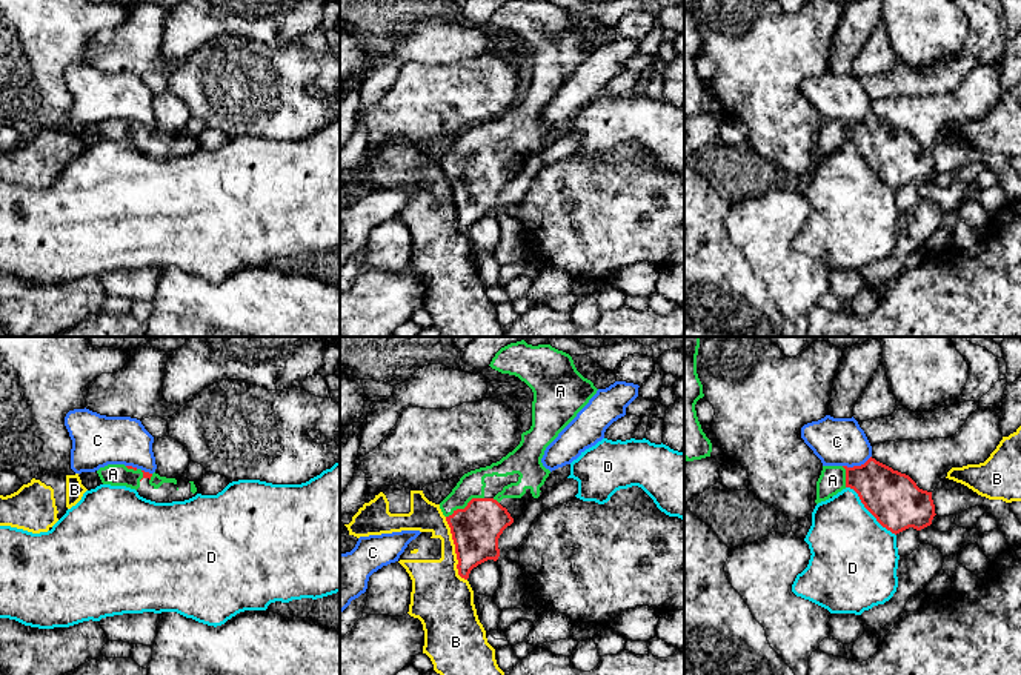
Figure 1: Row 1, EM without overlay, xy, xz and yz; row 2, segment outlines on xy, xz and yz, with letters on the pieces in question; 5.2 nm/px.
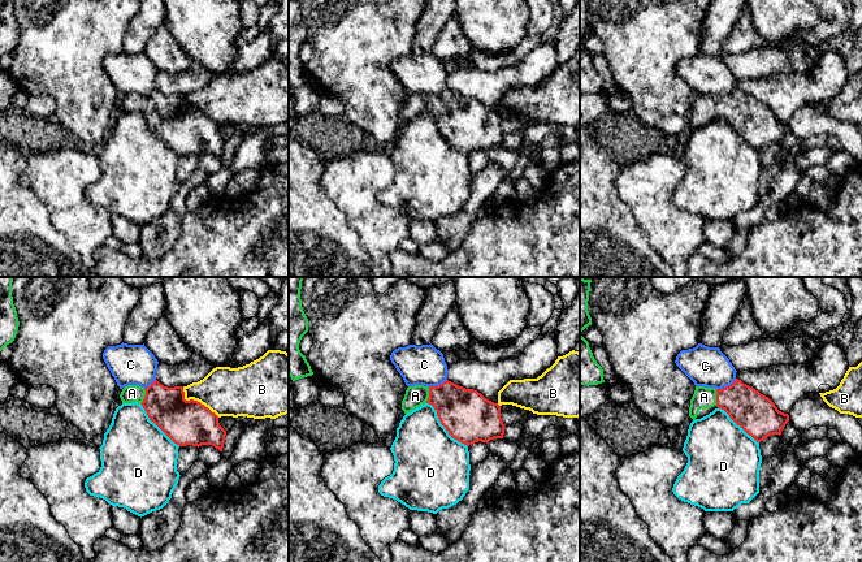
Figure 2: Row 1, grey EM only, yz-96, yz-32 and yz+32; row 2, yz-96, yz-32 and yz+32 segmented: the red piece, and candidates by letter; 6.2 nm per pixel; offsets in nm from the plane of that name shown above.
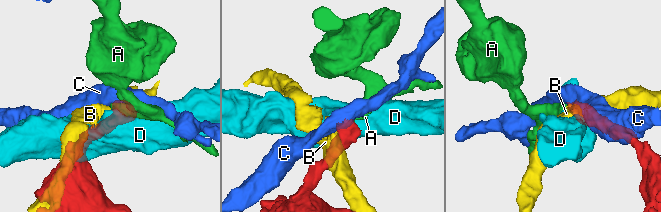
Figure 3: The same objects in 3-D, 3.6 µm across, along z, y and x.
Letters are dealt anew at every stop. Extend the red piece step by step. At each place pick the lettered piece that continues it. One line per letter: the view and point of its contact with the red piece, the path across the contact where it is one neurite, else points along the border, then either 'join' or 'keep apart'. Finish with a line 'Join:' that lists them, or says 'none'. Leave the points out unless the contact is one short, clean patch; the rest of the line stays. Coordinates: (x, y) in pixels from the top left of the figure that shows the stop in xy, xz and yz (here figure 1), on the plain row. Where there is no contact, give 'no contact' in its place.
A: meets red in xz at (466, 162); runs through xz (475, 185), (466, 162), (471, 140); join
B: meets red in xz at (455, 205); keep apart
C: meets red in yz at (857, 122); keep apart
D: meets red in yz at (868, 165); keep apart
Join: A

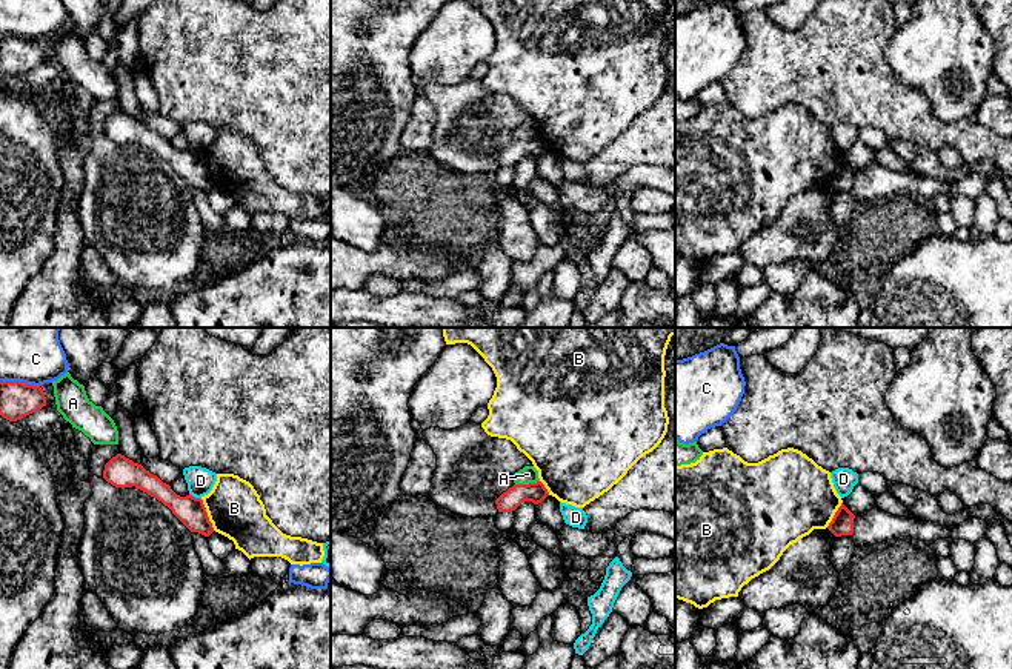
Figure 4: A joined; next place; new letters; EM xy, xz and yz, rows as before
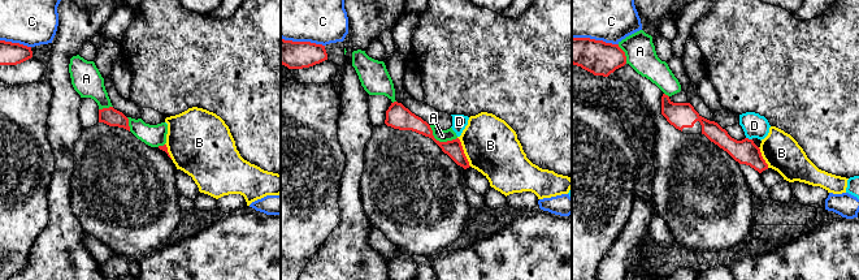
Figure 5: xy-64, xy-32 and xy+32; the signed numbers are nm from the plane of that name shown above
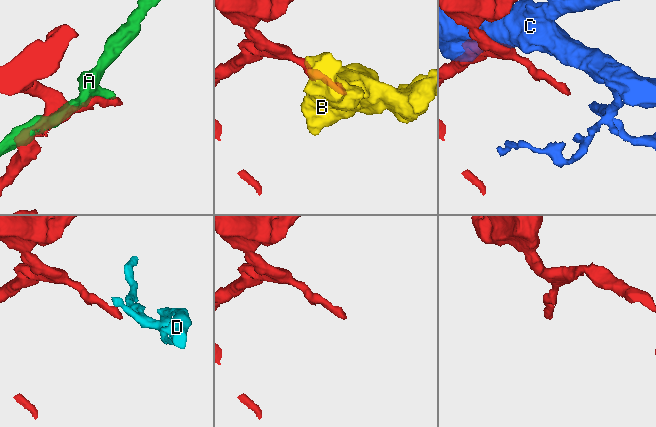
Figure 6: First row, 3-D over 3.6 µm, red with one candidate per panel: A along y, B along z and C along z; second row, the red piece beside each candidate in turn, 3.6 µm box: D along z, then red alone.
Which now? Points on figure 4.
A: meets red in xz at (526, 140); keep apart
B: meets red in xy at (206, 169); border along xy (200, 154), (214, 185); keep apart
C: meets red in xy at (20, 37); keep apart
D: meets red in xy at (194, 153); border along xy (189, 148), (200, 154); keep apart
Join: none

